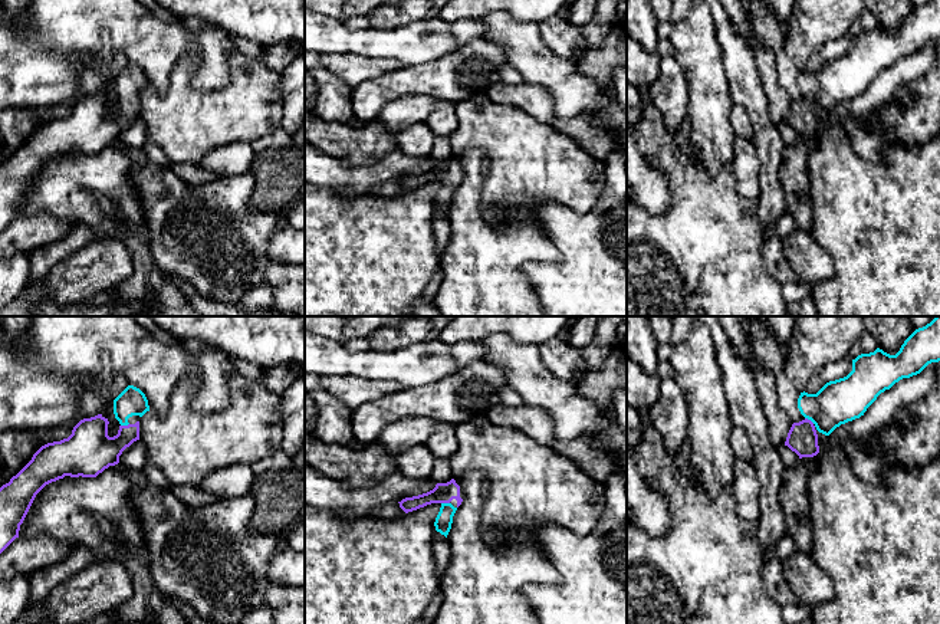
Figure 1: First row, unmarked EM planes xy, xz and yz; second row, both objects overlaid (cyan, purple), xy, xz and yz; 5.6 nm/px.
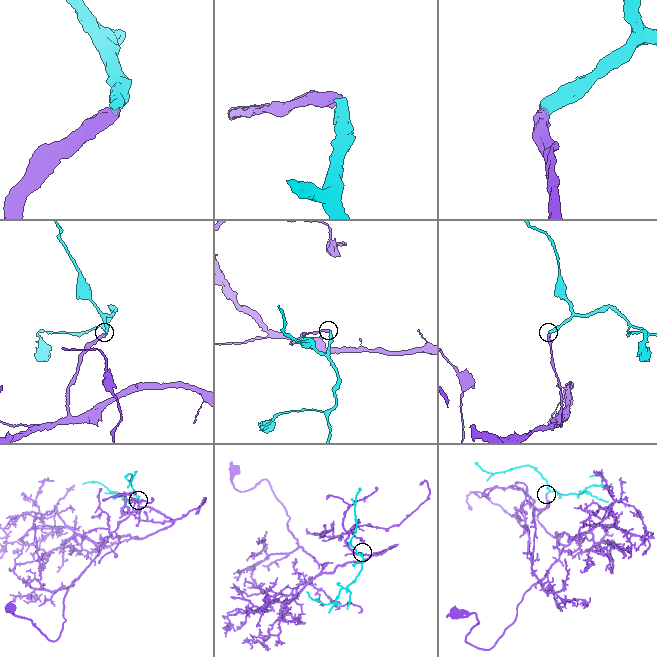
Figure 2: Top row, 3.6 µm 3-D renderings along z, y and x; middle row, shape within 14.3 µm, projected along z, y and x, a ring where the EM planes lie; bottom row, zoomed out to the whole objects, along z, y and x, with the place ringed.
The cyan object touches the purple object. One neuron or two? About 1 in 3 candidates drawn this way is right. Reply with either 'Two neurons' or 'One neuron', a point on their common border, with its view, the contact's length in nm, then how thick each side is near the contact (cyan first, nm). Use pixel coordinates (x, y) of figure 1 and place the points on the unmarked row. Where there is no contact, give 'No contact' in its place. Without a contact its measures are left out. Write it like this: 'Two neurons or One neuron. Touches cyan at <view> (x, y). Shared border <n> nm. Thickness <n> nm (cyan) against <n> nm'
One neuron. Touches cyan at yz (809, 97). Shared border 70 nm. Thickness 240 nm (cyan) against 170 nm

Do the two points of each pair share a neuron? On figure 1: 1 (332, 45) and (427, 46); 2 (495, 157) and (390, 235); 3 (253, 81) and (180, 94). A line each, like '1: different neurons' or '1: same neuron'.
1: same neuron
2: different neurons
3: same neuron

